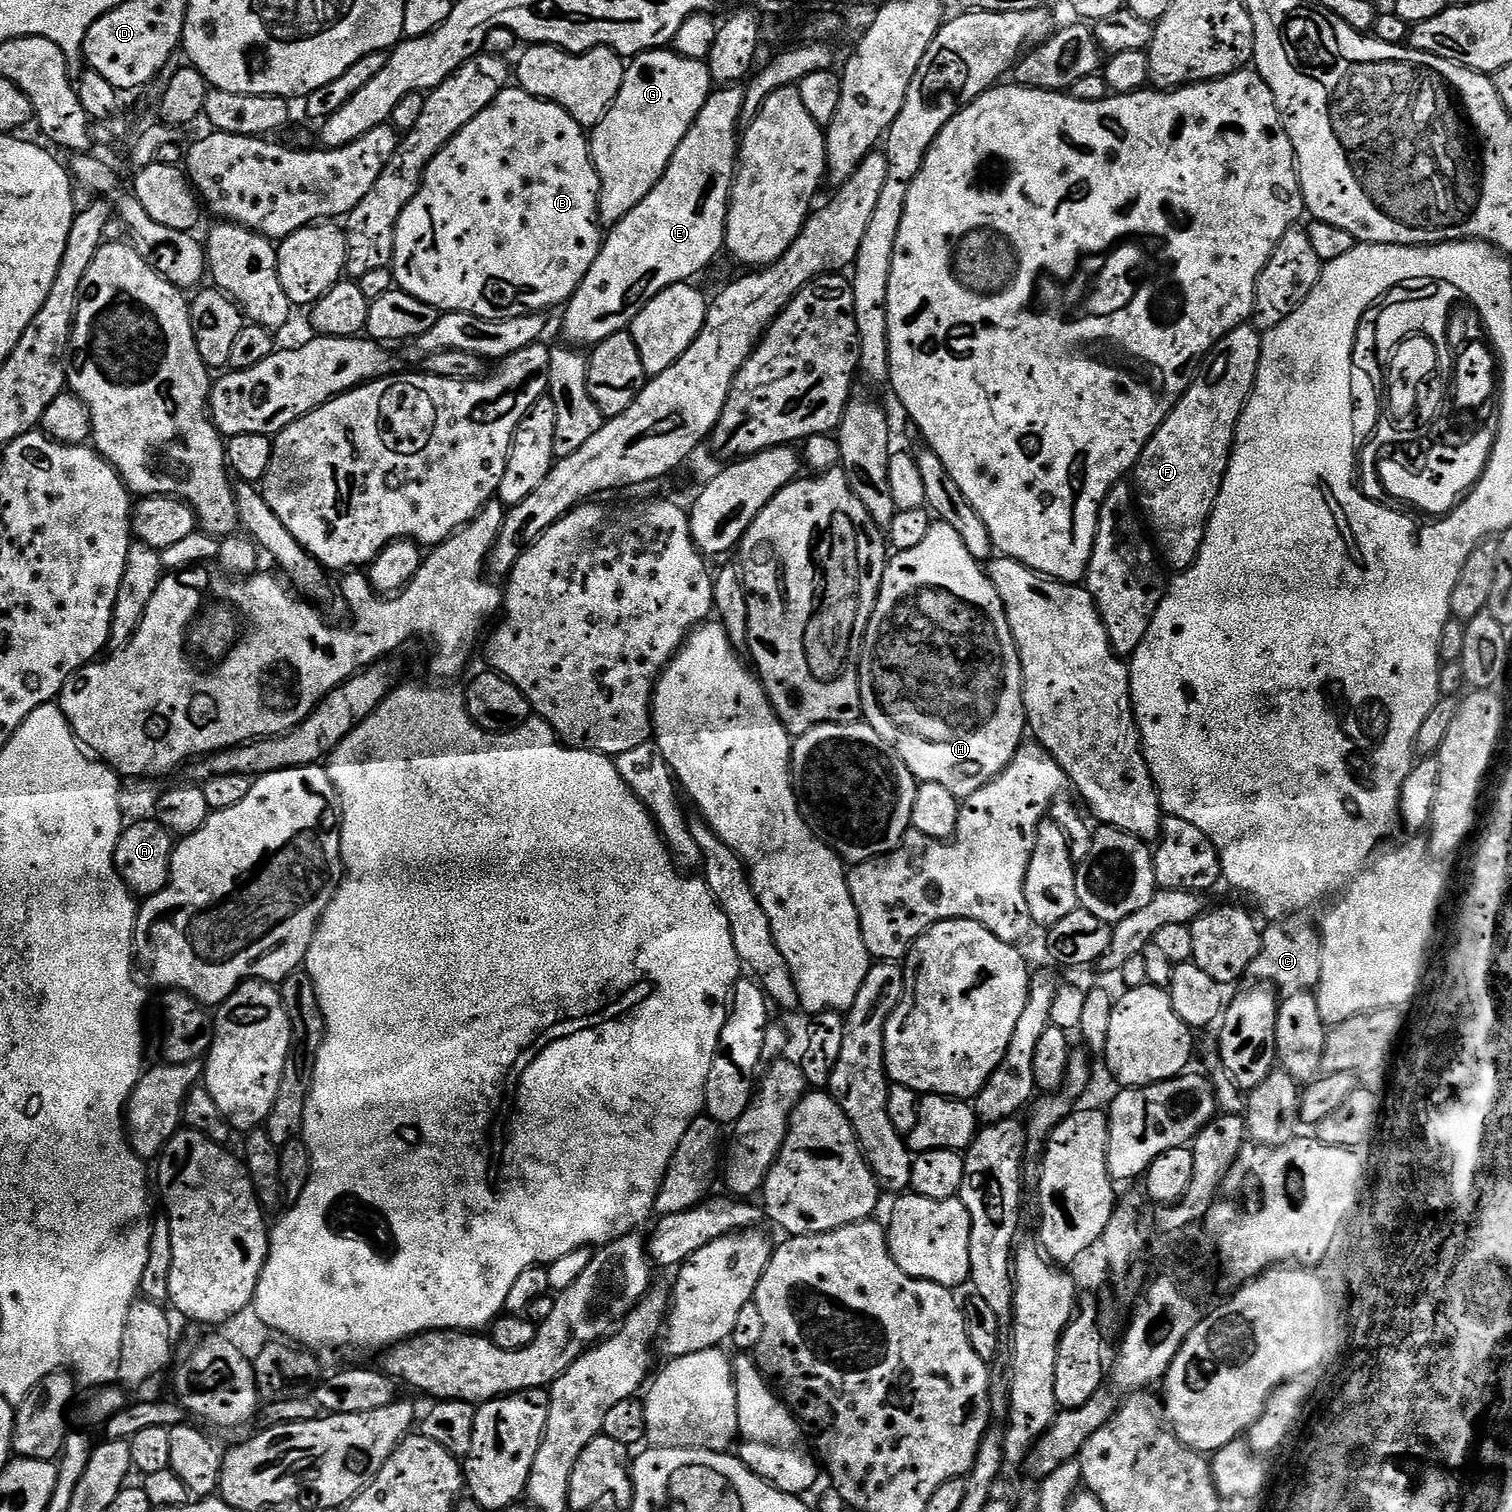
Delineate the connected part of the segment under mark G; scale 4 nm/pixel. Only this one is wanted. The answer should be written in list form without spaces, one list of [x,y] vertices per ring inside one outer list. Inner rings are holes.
[[[653,50],[641,52],[631,57],[624,69],[622,90],[618,90],[618,98],[610,106],[610,110],[598,121],[590,132],[592,161],[600,179],[600,222],[611,226],[618,223],[662,178],[670,158],[674,158],[674,150],[686,138],[690,126],[698,118],[702,106],[706,106],[709,96],[714,91],[714,81],[707,63],[702,60],[682,58],[671,50]]]

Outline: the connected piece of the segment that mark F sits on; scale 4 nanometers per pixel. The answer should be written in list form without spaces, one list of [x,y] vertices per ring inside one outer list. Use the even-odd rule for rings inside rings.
[[[1245,322],[1234,331],[1227,332],[1204,357],[1196,375],[1192,378],[1188,391],[1174,406],[1174,410],[1170,410],[1162,426],[1158,426],[1158,430],[1142,450],[1140,461],[1136,463],[1134,491],[1139,511],[1151,535],[1155,537],[1154,544],[1163,563],[1169,569],[1172,567],[1173,573],[1186,571],[1198,558],[1198,550],[1204,541],[1212,507],[1218,498],[1232,457],[1232,443],[1236,440],[1236,424],[1240,420],[1240,415],[1244,413],[1244,407],[1252,393],[1261,354],[1262,336],[1251,323]]]

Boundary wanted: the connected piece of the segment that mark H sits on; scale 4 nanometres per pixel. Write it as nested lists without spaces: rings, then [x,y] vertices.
[[[934,522],[930,526],[930,530],[926,534],[926,538],[922,538],[922,542],[918,542],[918,546],[914,546],[914,550],[906,550],[905,552],[896,552],[895,555],[884,565],[884,577],[880,583],[880,593],[876,599],[876,604],[870,609],[872,616],[862,628],[862,636],[864,632],[864,645],[860,648],[860,664],[858,663],[858,675],[860,677],[860,697],[862,698],[862,706],[864,711],[862,713],[863,719],[874,729],[879,736],[889,744],[898,754],[898,758],[902,758],[904,765],[910,769],[912,775],[920,782],[938,782],[942,786],[946,786],[946,790],[950,790],[950,794],[954,794],[957,798],[966,798],[970,794],[974,794],[978,790],[982,790],[982,786],[986,786],[998,774],[1002,774],[1002,770],[1006,770],[1006,766],[1014,758],[1014,754],[1019,750],[1020,745],[1026,740],[1026,717],[1024,715],[1024,679],[1022,678],[1022,666],[1020,665],[1020,655],[1016,649],[1016,643],[1012,637],[1010,630],[1010,622],[1006,618],[1006,610],[1002,606],[1002,598],[998,598],[998,590],[994,590],[992,579],[988,577],[987,571],[982,567],[981,561],[974,558],[974,554],[970,554],[970,550],[966,550],[962,538],[958,538],[953,528],[945,524]]]

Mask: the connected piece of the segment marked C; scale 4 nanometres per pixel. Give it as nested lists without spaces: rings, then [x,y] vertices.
[[[1297,914],[1269,923],[1260,934],[1258,958],[1250,969],[1253,981],[1263,982],[1284,994],[1311,989],[1319,979],[1320,933],[1303,915]]]

